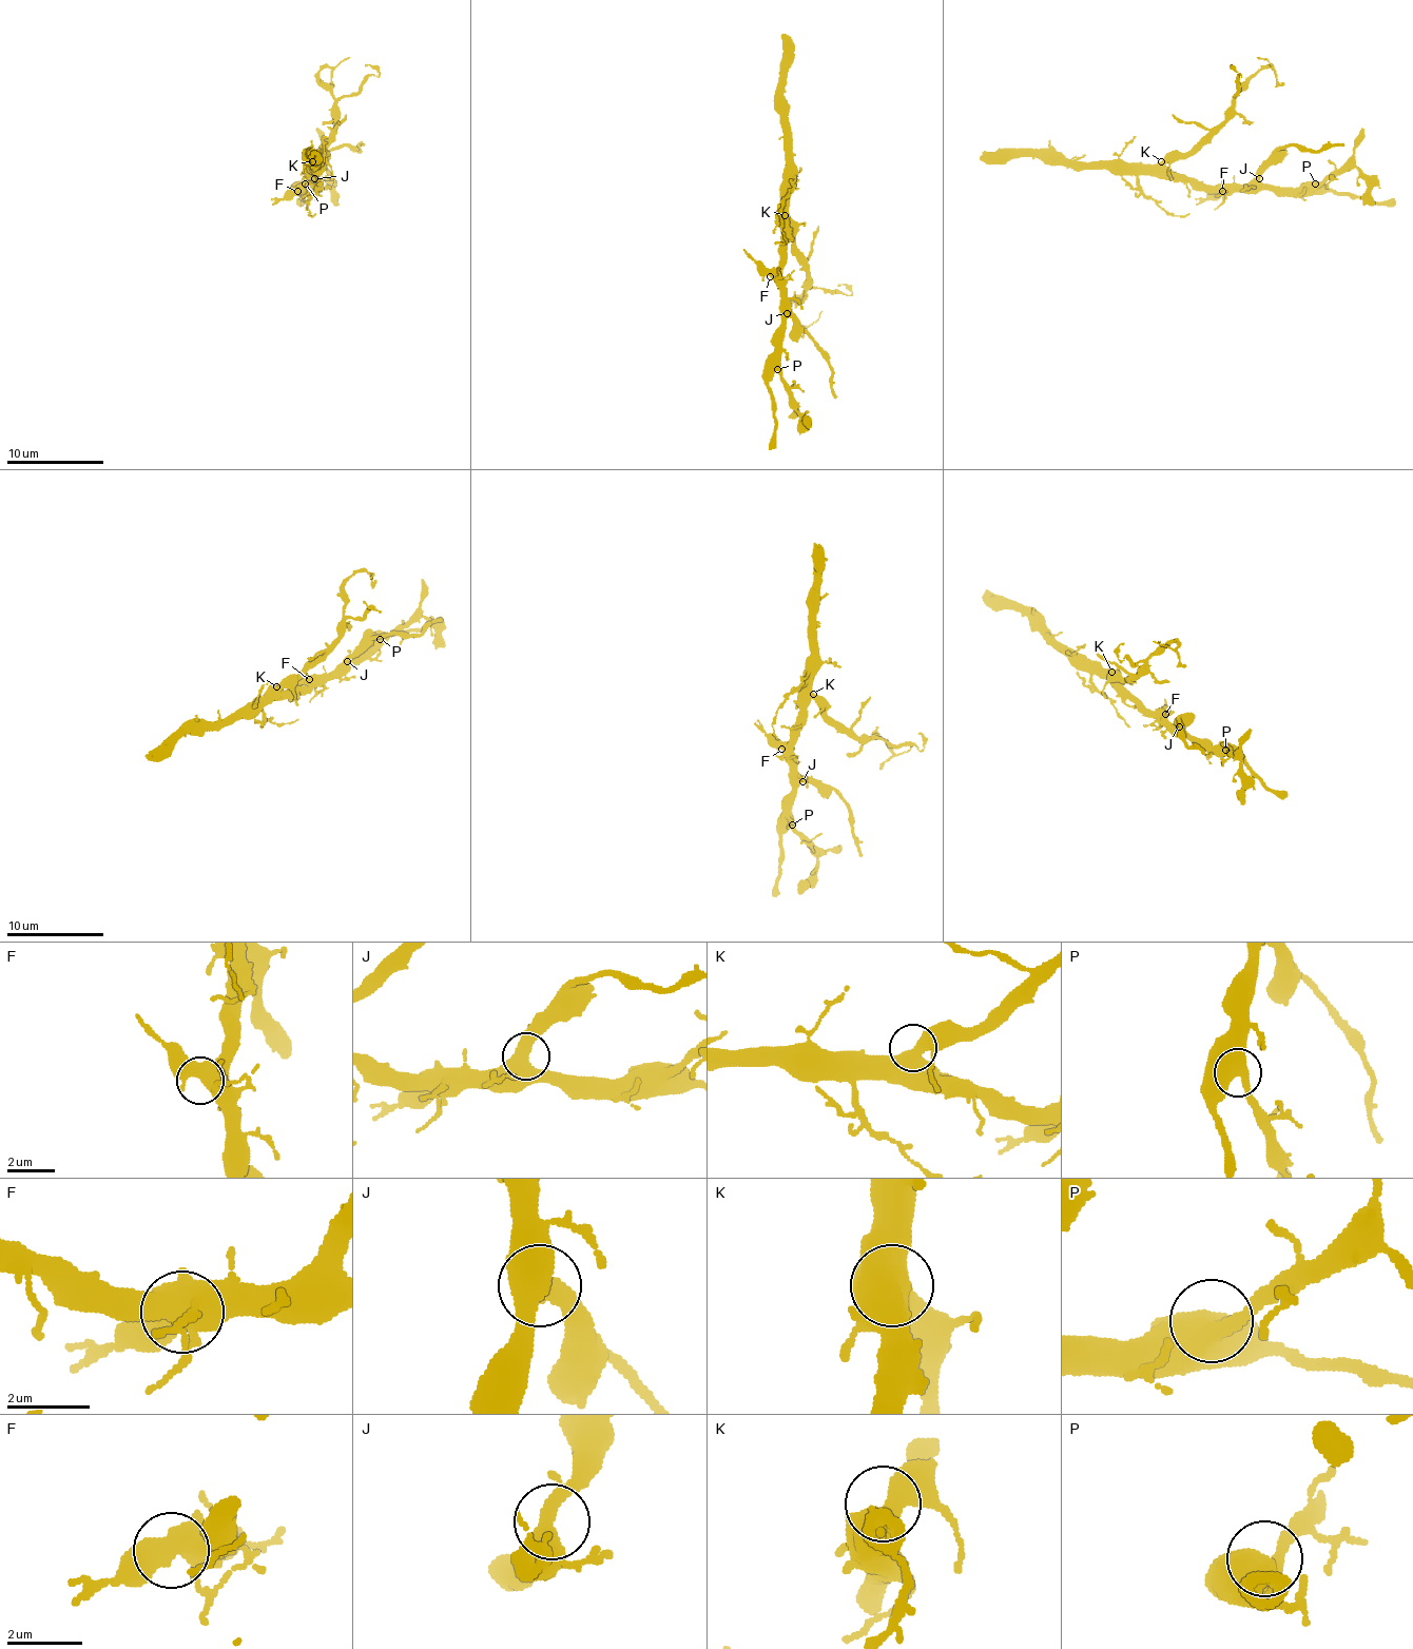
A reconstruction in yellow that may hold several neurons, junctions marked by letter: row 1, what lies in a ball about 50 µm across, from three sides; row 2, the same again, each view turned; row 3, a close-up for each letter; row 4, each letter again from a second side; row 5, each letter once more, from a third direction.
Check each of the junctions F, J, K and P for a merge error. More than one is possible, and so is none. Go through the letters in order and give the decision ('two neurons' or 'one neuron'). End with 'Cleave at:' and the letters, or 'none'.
F: one neuron
J: one neuron
K: one neuron
P: one neuron
Cleave at: none

